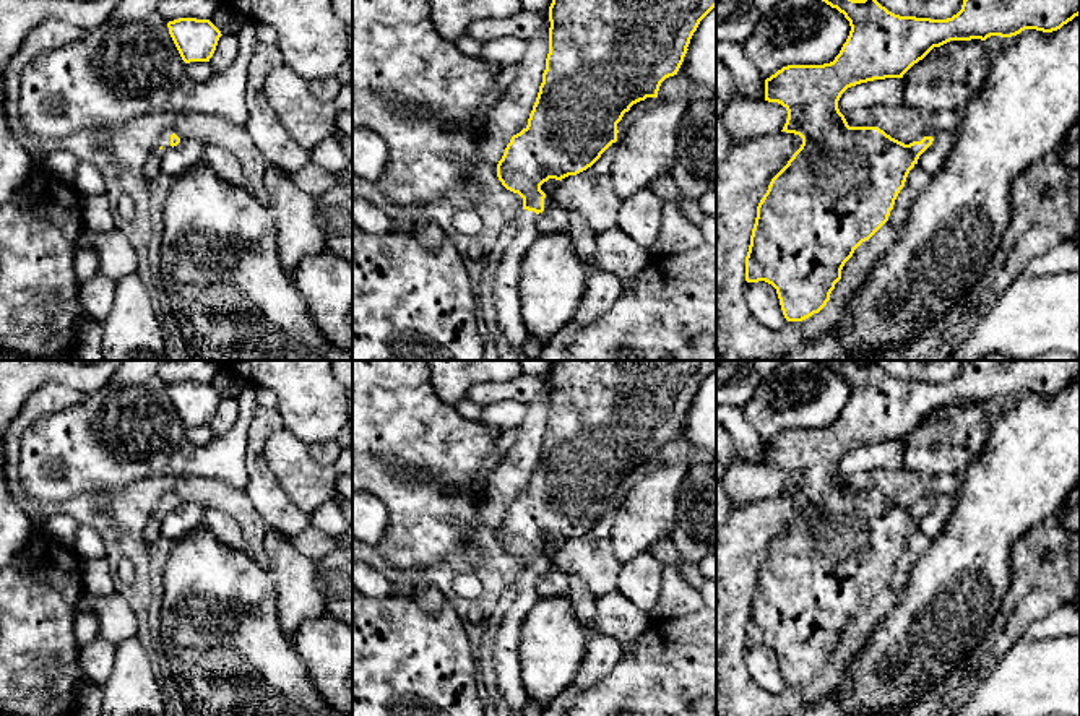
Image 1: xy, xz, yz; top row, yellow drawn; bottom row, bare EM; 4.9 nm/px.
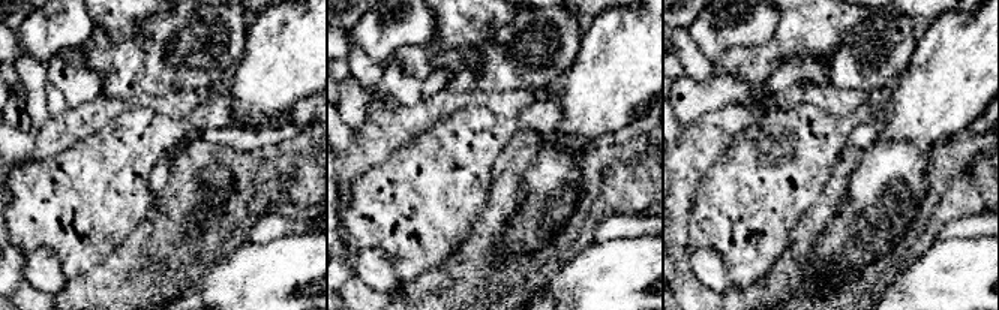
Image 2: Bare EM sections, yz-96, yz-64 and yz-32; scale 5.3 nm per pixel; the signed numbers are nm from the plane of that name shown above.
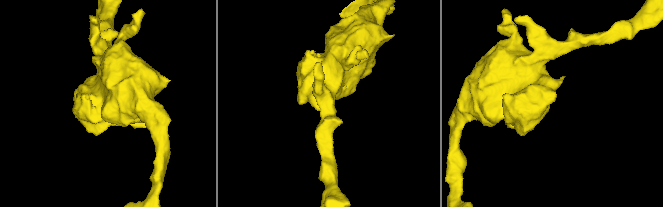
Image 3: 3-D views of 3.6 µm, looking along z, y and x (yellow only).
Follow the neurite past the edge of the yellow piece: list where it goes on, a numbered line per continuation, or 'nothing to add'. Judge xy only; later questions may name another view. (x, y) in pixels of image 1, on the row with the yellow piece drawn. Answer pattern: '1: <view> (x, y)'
1: xy (164, 140)

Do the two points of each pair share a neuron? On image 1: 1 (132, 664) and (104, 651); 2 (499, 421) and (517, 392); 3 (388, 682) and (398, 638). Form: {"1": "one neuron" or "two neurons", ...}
{"1": "two neurons", "2": "two neurons", "3": "one neuron"}

